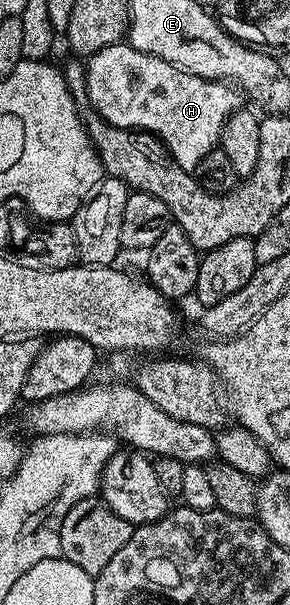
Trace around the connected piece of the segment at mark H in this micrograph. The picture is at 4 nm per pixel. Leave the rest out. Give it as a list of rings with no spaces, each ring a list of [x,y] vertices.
[[[129,42],[110,44],[94,53],[85,61],[84,75],[88,102],[93,111],[99,112],[108,123],[115,124],[117,128],[151,132],[170,151],[174,161],[188,173],[193,173],[200,160],[219,147],[226,123],[240,108],[238,96],[230,89],[233,87],[229,83],[205,80],[185,72],[164,58],[136,50]]]

